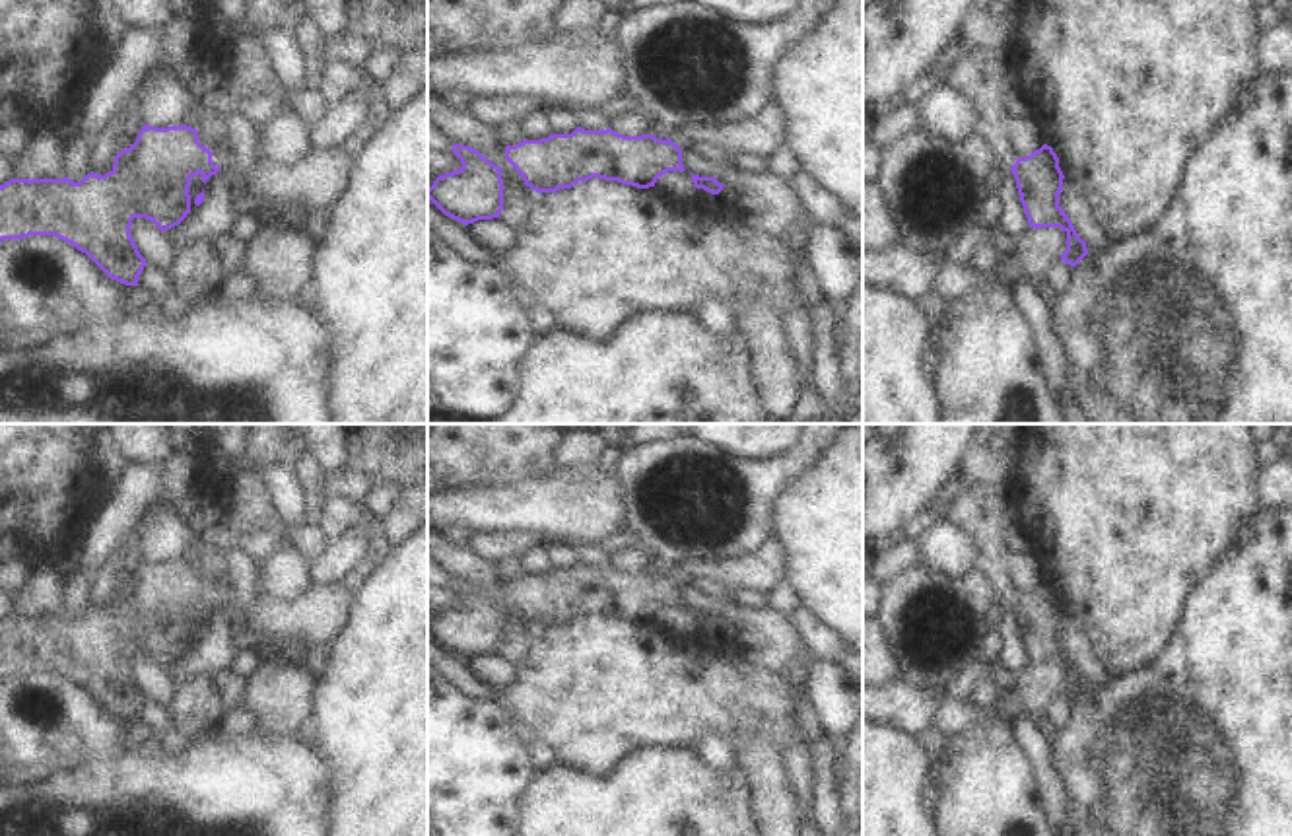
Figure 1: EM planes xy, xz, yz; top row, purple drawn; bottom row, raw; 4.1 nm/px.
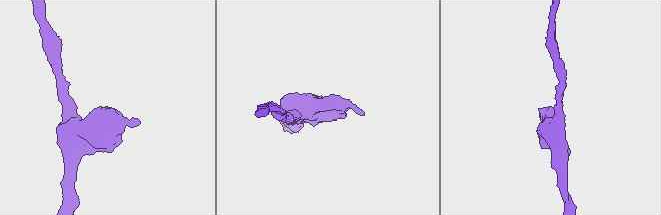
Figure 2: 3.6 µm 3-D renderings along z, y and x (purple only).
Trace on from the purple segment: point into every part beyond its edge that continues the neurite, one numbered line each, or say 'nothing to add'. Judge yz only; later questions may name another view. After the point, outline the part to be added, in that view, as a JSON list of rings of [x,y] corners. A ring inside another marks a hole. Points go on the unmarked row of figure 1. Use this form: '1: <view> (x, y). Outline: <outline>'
1: yz (982, 512). Outline: [[[968,486],[952,502],[948,515],[977,550],[977,570],[985,575],[1001,603],[1010,605],[1018,591],[1008,575],[1004,533],[1010,525],[1006,492],[999,486]]]

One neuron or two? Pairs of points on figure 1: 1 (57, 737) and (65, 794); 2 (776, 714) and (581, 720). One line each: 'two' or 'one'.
1: two
2: one

